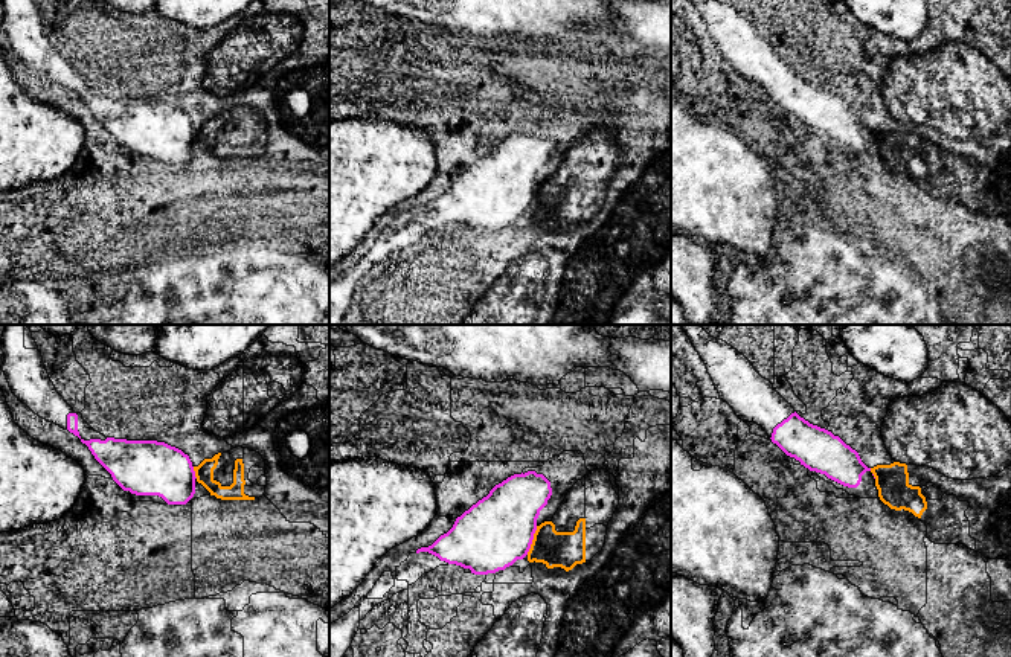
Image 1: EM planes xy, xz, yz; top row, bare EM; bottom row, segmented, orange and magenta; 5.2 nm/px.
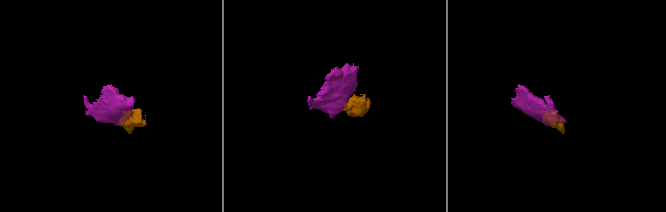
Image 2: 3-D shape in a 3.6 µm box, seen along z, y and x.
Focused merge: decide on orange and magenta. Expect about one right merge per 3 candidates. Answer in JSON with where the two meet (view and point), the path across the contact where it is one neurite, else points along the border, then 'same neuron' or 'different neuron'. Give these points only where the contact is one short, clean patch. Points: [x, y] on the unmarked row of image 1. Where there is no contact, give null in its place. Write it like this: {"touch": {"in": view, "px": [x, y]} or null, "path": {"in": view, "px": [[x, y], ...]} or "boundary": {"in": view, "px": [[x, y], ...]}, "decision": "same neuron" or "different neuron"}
{"touch": {"in": "xz", "px": [532, 198]}, "boundary": {"in": "xz", "px": [[537, 185], [526, 212]]}, "decision": "different neuron"}

